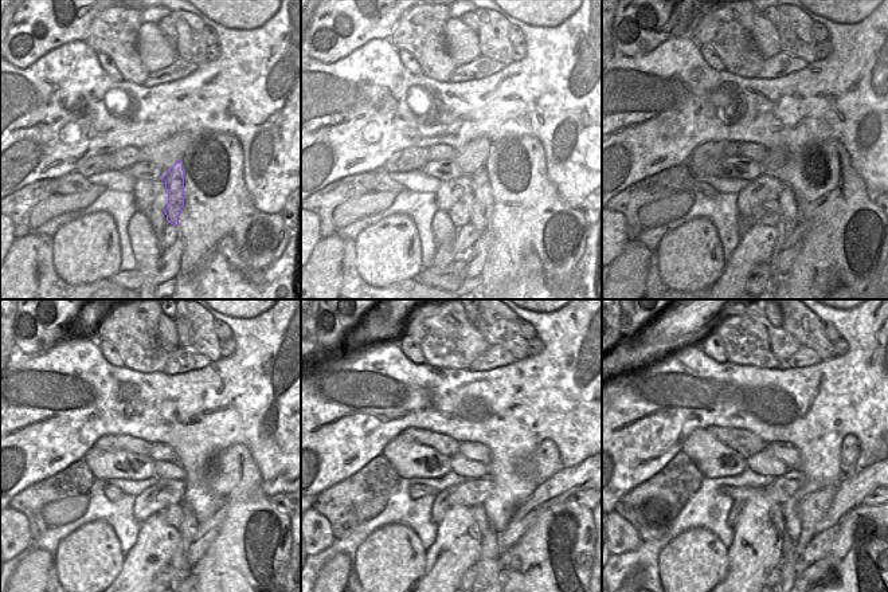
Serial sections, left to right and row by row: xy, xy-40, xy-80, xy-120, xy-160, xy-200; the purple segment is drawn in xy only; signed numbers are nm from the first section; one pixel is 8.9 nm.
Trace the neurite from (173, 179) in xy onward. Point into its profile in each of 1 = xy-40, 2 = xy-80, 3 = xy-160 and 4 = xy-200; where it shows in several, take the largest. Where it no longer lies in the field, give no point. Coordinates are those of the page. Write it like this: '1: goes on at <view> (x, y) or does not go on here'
1: goes on at xy-40 (482, 200)
2: goes on at xy-80 (789, 216)
3: goes on at xy-160 (488, 565)
4: goes on at xy-200 (790, 555)

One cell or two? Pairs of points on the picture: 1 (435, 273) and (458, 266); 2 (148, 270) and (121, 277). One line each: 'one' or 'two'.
1: one
2: one

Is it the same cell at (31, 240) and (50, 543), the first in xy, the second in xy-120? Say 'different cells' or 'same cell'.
different cells

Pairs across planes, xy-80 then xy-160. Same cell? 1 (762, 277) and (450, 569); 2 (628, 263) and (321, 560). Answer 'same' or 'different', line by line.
1: different
2: different

